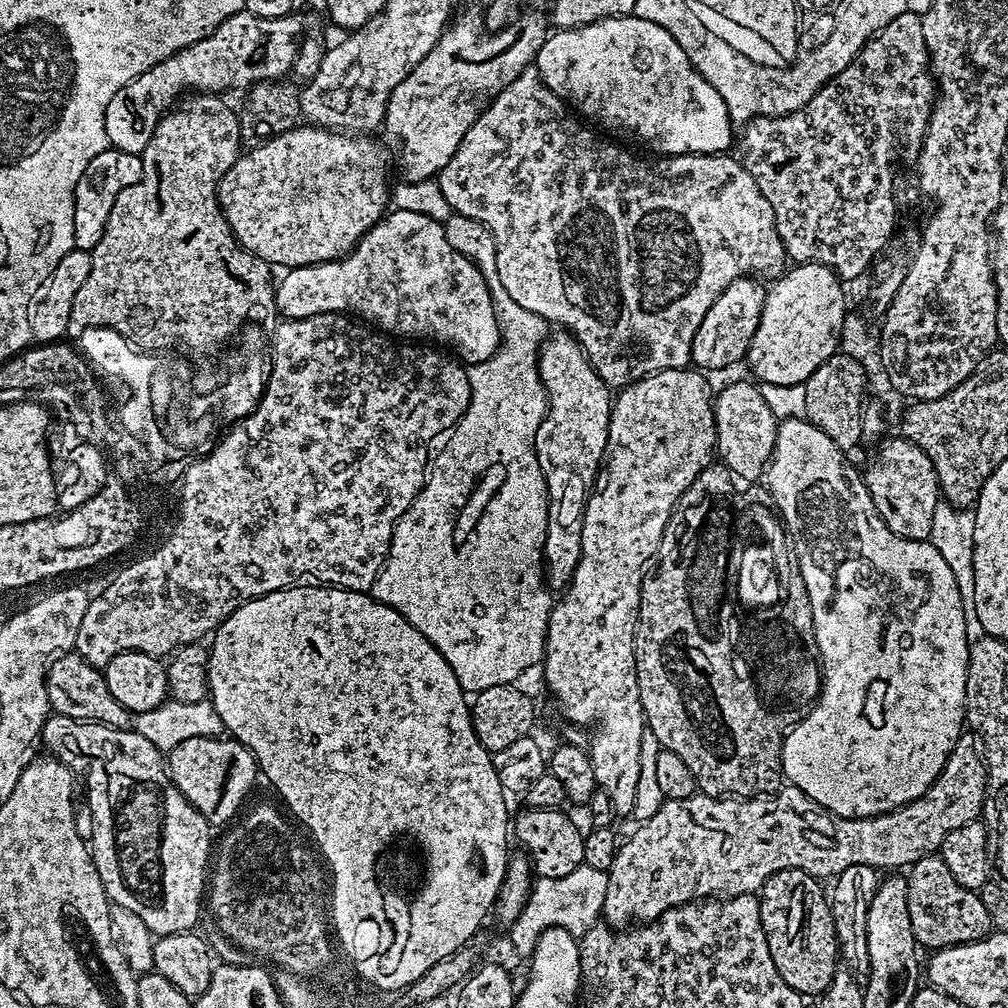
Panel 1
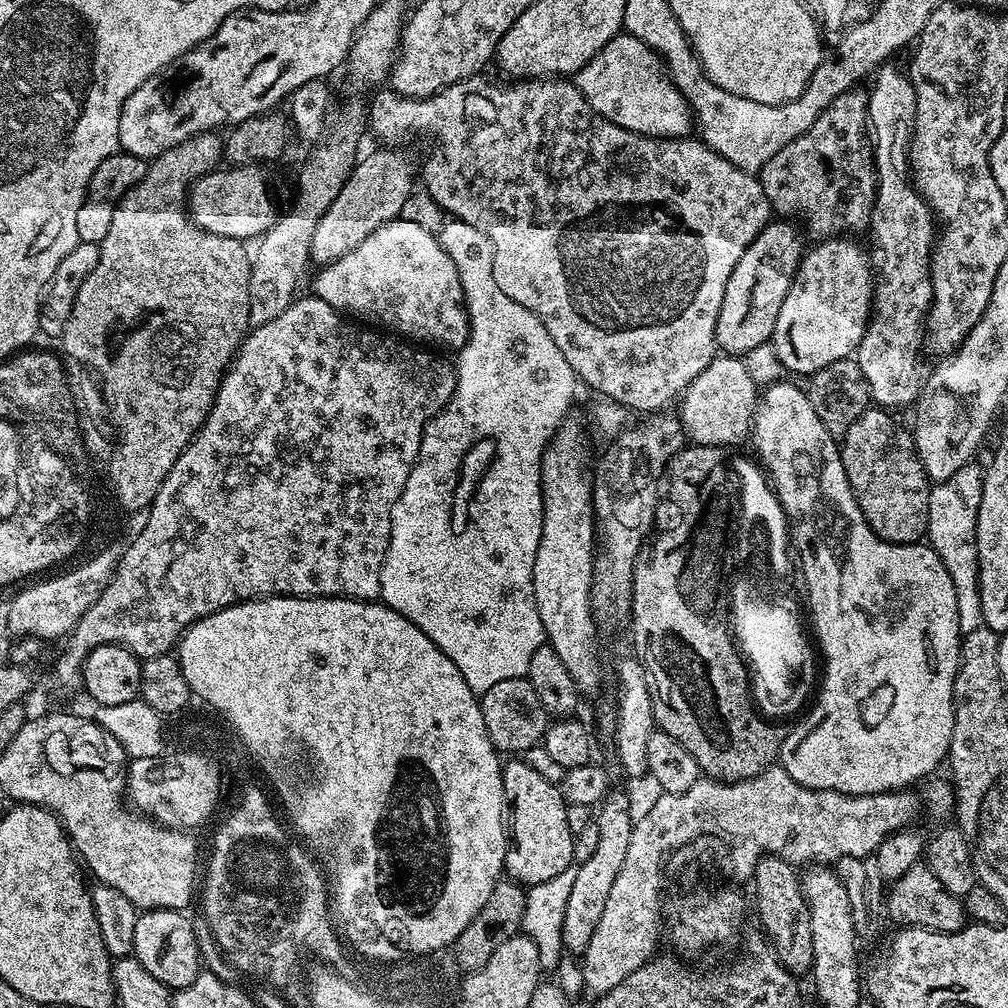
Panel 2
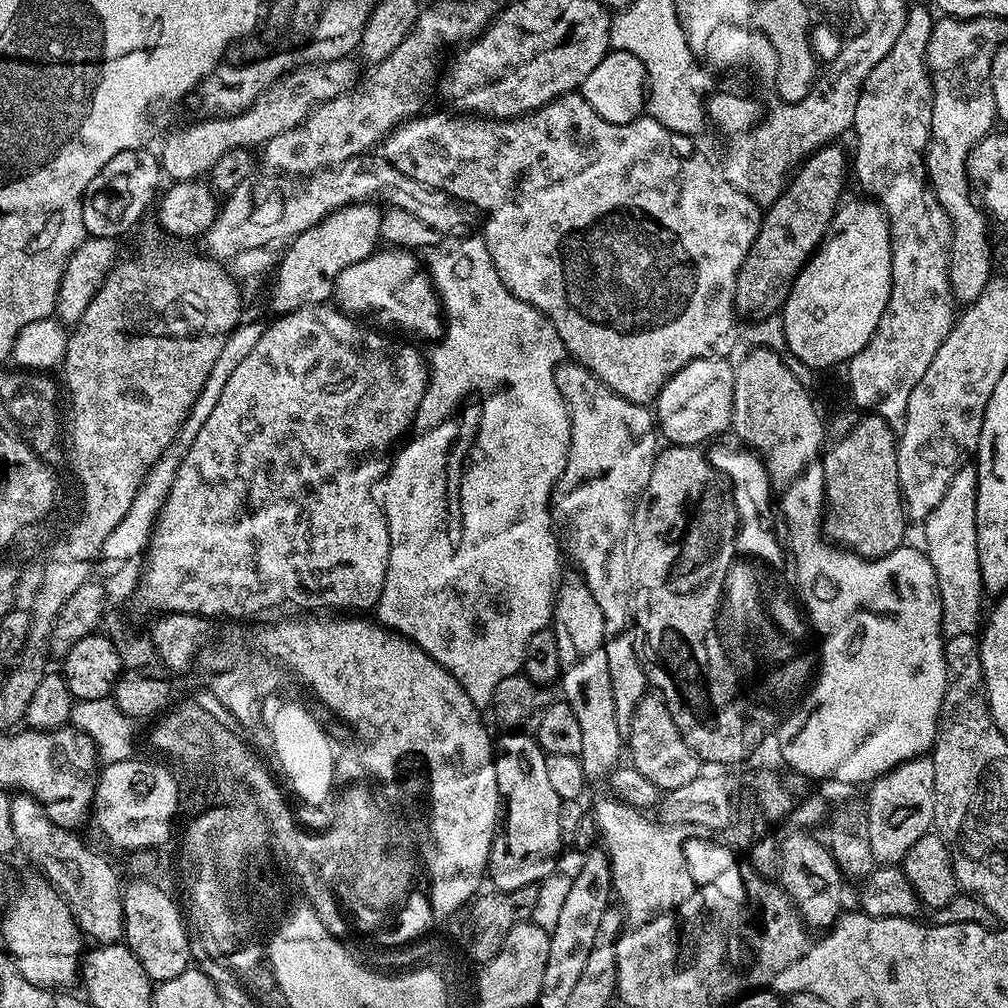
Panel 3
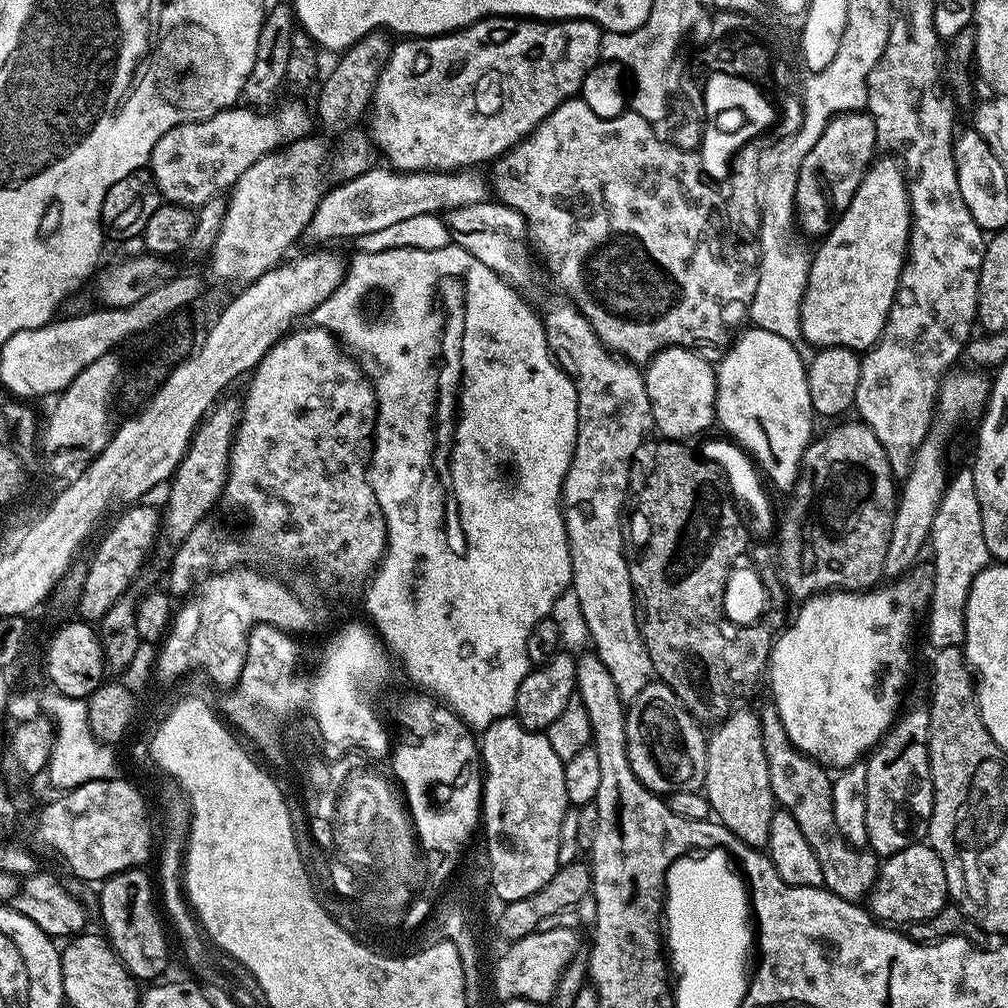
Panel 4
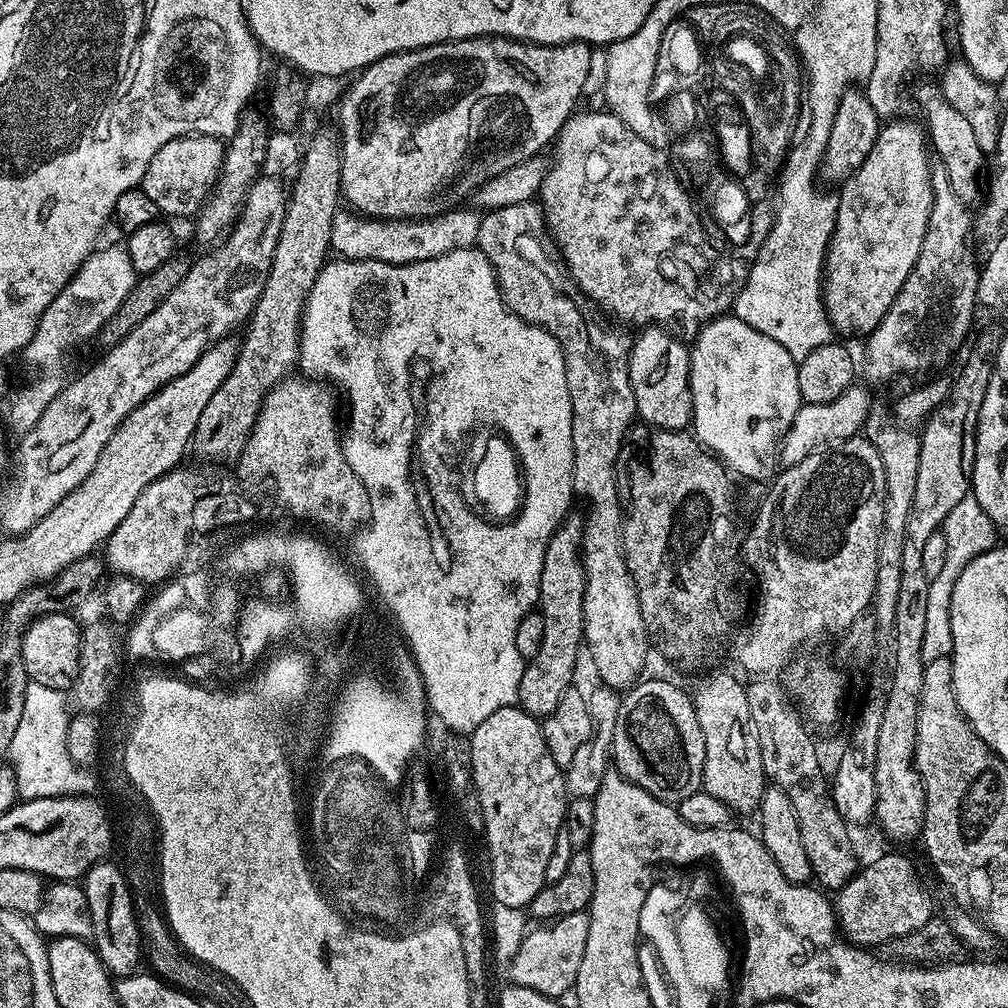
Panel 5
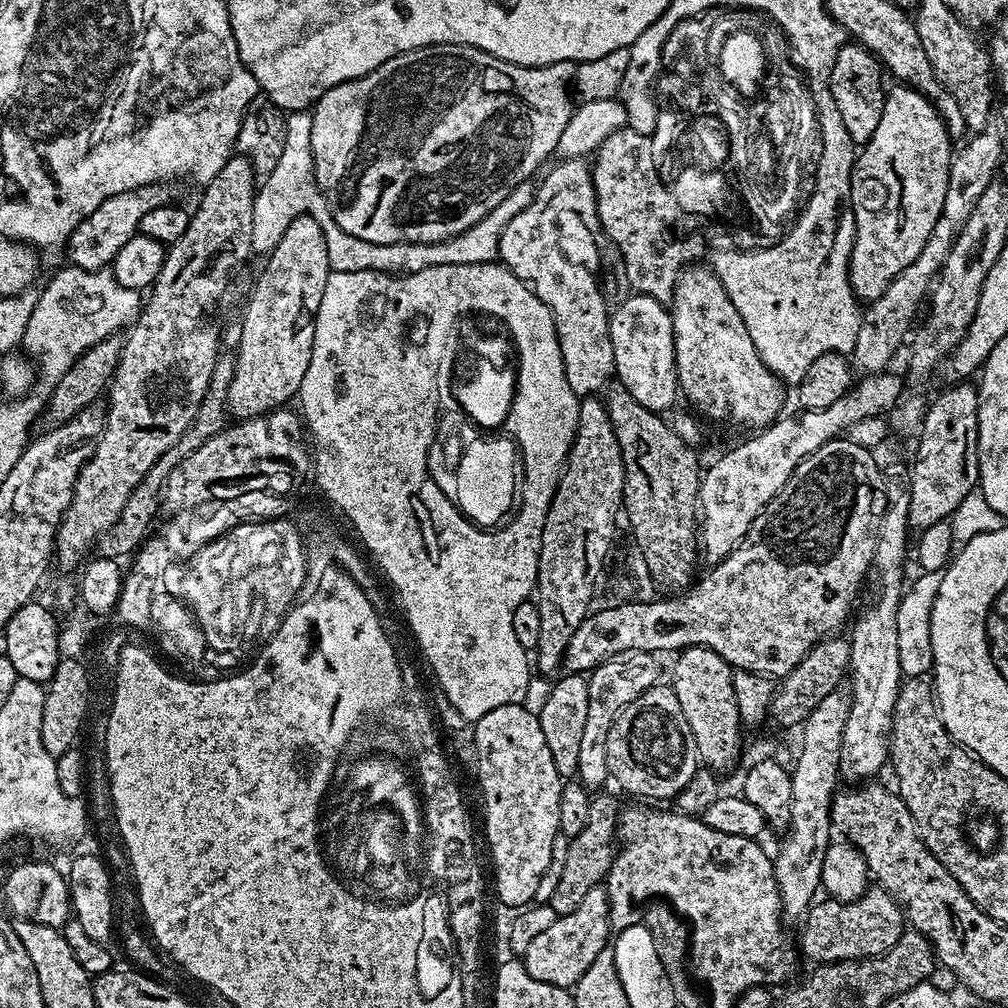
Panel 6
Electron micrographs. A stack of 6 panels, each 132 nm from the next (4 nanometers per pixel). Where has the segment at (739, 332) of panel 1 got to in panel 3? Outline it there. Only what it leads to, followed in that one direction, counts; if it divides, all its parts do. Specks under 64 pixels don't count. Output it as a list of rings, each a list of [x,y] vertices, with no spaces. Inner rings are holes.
[[[828,142],[823,146],[816,149],[815,152],[812,153],[811,156],[807,157],[795,169],[794,175],[787,181],[786,187],[783,192],[781,192],[780,197],[778,197],[774,203],[767,205],[766,211],[763,213],[762,219],[760,221],[760,229],[758,230],[758,238],[754,238],[754,242],[750,246],[750,250],[748,251],[747,258],[744,259],[744,265],[740,268],[740,273],[738,274],[738,278],[736,279],[736,311],[737,313],[743,314],[744,312],[748,316],[748,318],[763,318],[769,314],[775,313],[777,309],[783,305],[784,300],[788,297],[788,291],[792,289],[792,283],[796,280],[796,276],[799,274],[800,269],[807,264],[808,259],[812,256],[812,253],[816,251],[817,248],[820,247],[820,243],[824,241],[824,237],[828,235],[831,226],[832,219],[836,217],[836,210],[840,207],[842,203],[842,197],[840,195],[844,192],[844,183],[847,180],[850,180],[850,156],[843,152],[842,149],[839,148],[839,143],[836,142]]]

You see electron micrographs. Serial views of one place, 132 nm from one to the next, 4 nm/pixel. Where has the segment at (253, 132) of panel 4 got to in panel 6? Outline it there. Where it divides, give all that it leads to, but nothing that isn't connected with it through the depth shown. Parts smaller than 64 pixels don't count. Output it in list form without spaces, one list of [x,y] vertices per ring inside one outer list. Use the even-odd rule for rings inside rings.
[[[168,182],[147,184],[141,188],[126,190],[122,194],[114,194],[106,198],[106,202],[102,202],[102,206],[98,206],[98,210],[94,210],[94,214],[90,214],[82,221],[68,237],[66,245],[70,258],[68,260],[84,271],[96,271],[111,265],[118,250],[122,250],[122,246],[130,242],[133,234],[140,232],[140,223],[144,215],[150,214],[150,210],[158,206],[173,203],[172,186]]]

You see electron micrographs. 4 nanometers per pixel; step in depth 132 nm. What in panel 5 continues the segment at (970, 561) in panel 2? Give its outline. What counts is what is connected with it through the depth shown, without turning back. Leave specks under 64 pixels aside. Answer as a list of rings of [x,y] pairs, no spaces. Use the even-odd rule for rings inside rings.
[[[969,495],[950,510],[944,519],[942,537],[944,536],[944,561],[940,569],[930,576],[930,595],[926,605],[926,631],[922,637],[920,654],[925,664],[937,658],[949,658],[952,654],[952,635],[950,634],[950,594],[954,594],[954,582],[958,582],[958,574],[966,570],[966,566],[974,558],[986,554],[991,548],[997,547],[998,529],[990,514],[982,510],[978,498]]]

